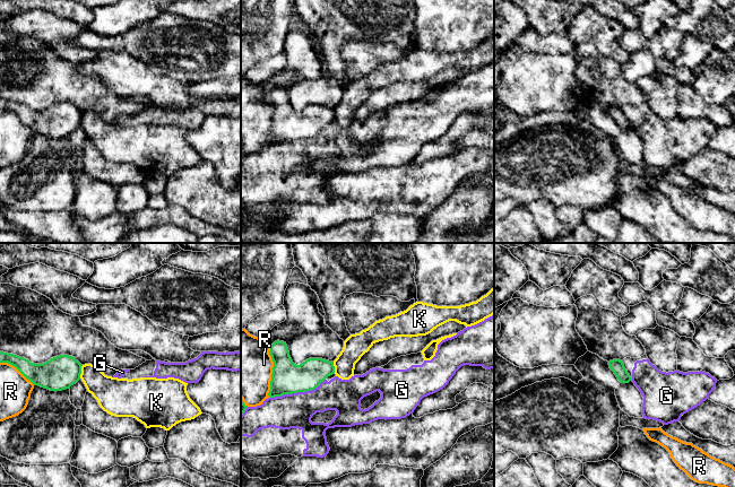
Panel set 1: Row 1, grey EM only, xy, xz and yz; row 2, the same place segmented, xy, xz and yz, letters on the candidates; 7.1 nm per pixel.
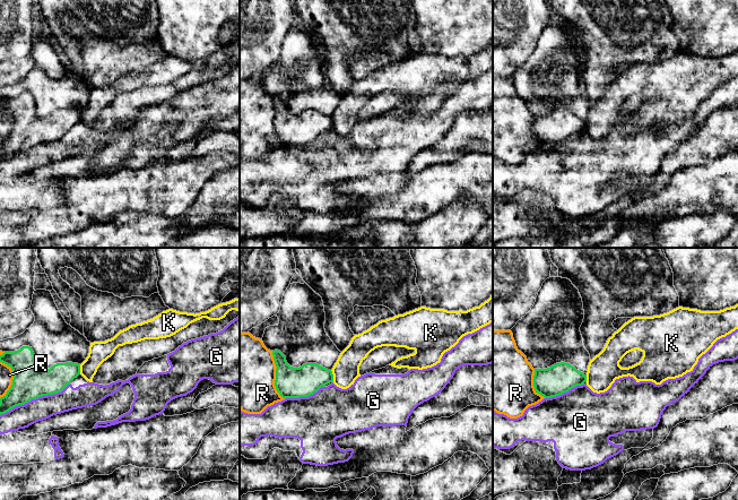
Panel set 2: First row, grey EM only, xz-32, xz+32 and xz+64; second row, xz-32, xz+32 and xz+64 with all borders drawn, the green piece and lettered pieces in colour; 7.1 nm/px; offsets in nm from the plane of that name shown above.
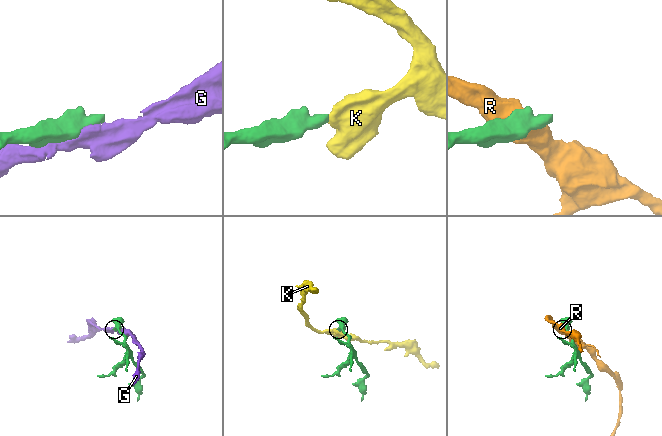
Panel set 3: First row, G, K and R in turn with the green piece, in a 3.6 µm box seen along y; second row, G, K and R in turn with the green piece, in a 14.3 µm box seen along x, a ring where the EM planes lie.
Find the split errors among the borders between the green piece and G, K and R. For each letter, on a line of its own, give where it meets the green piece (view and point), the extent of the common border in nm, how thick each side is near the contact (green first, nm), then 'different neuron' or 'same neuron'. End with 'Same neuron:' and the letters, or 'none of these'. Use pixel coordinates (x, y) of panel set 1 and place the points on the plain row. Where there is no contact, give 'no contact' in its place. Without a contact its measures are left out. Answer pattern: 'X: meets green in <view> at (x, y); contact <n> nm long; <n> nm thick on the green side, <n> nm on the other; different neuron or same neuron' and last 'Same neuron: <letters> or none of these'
G: meets green in xz at (297, 138); contact 420 nm long; 220 nm thick on the green side, 240 nm on the other; different neuron
K: meets green in xy at (80, 119); contact 90 nm long; 240 nm thick on the green side, 220 nm on the other; different neuron
R: meets green in xz at (273, 119); contact 360 nm long; 220 nm thick on the green side, 440 nm on the other; different neuron
Same neuron: none of these

